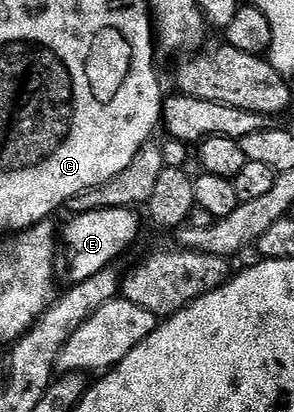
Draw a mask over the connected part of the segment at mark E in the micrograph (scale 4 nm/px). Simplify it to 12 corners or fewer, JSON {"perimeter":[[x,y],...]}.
{"perimeter":[[137,208],[77,214],[60,229],[71,282],[111,268],[142,229]]}

